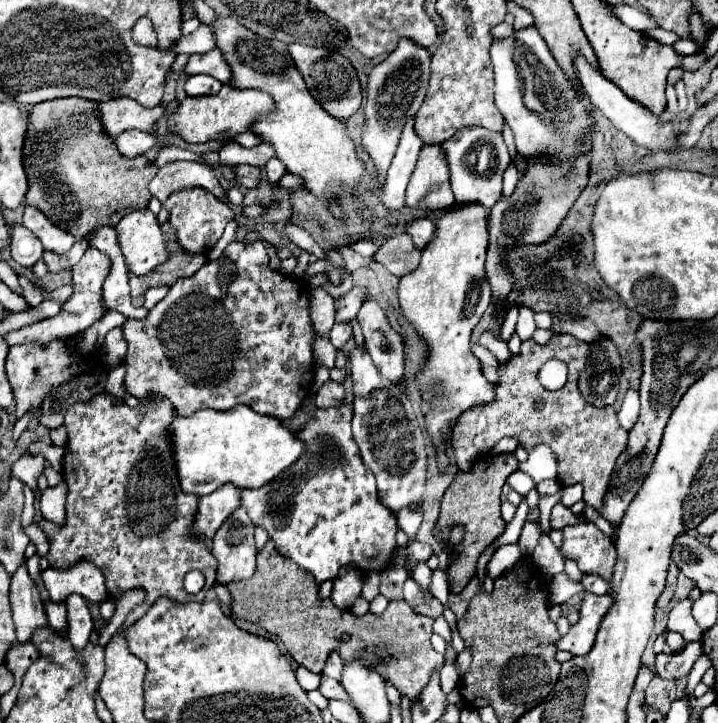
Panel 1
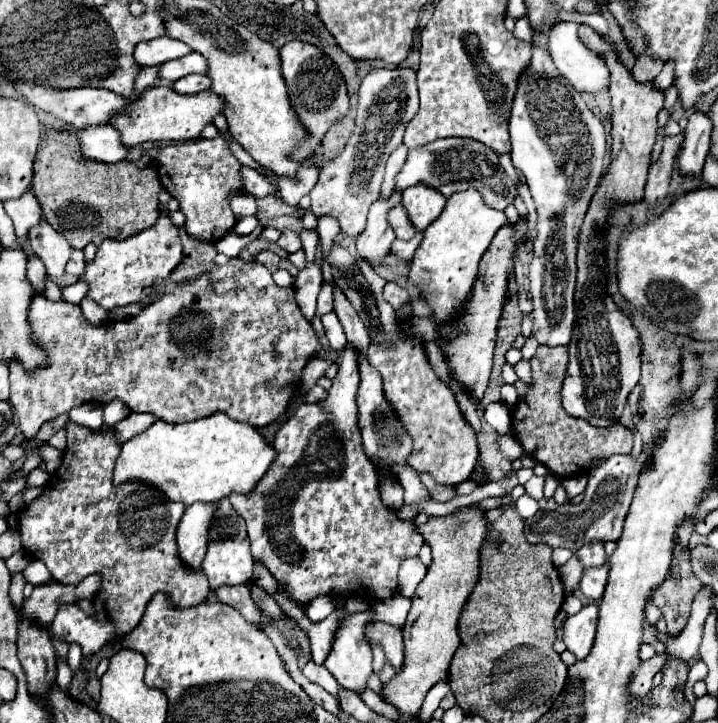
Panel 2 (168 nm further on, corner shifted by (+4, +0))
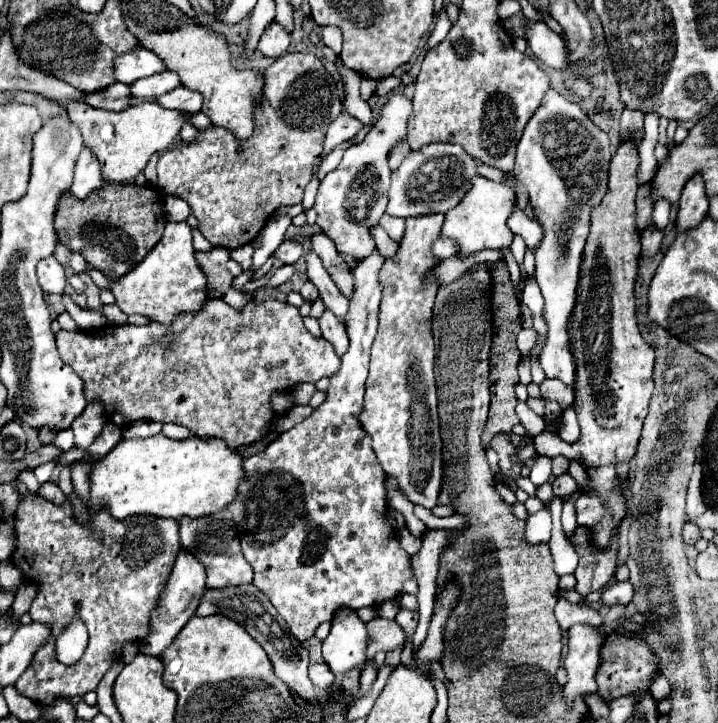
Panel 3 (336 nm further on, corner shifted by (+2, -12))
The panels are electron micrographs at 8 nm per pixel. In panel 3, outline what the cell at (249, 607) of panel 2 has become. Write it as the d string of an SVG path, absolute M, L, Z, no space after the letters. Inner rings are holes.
M239 584L233 588L221 588L221 590L207 588L203 592L203 598L201 598L195 614L197 616L223 614L223 616L231 618L233 622L241 624L269 654L269 660L273 664L277 678L281 682L285 682L289 688L293 688L295 692L299 692L299 696L309 700L313 706L319 704L317 690L307 676L309 652L305 650L303 644L297 644L297 640L293 640L293 634L289 632L289 626L285 624L285 620L281 620L281 616L277 616L277 610L273 608L273 604L269 604L269 600L263 596L263 592L257 592L257 588L253 588L253 584Z

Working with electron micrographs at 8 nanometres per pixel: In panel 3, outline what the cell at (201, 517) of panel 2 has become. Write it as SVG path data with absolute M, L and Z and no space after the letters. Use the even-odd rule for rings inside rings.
M179 552L175 568L173 568L173 572L171 572L171 576L169 576L167 584L163 586L161 596L157 600L157 608L149 616L151 632L147 634L145 640L141 640L139 652L147 654L147 656L161 658L161 652L173 642L173 638L179 634L179 630L195 614L195 608L201 600L203 590L205 590L205 568L201 568L201 564L197 564L197 560L193 560L193 556L189 556L189 552Z

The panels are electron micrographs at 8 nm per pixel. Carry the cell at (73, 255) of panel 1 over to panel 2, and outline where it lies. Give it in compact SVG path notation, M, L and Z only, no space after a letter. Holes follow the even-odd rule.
M73 250L71 258L69 258L67 266L65 266L65 272L79 276L79 272L83 272L83 264L85 264L85 260L83 260L83 250Z

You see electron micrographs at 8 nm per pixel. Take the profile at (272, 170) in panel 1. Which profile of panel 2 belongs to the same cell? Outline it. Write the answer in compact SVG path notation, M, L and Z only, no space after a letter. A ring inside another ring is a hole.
M303 228L301 232L299 232L299 238L301 238L301 242L303 242L303 250L305 250L305 254L307 254L307 264L311 264L311 258L315 256L315 246L317 246L317 234L313 232L313 230L309 230L309 228Z

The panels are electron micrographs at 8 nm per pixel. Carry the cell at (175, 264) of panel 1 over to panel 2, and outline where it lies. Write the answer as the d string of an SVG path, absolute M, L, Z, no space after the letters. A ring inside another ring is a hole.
M193 240L193 250L187 250L183 254L183 260L179 262L179 266L173 270L173 274L177 274L175 284L193 280L197 276L201 276L203 272L209 272L215 268L215 258L217 250L211 242L201 242L201 240Z

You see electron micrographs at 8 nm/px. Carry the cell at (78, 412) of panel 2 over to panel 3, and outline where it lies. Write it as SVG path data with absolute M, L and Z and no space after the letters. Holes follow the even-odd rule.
M69 430L69 432L59 432L57 436L55 436L55 442L53 442L59 450L63 450L63 452L67 452L71 446L73 446L73 432Z

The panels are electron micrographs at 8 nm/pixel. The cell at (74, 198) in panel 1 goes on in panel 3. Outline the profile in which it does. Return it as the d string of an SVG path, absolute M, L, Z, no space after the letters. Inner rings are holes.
M105 184L85 200L73 200L73 196L65 194L57 208L55 228L59 240L71 252L79 252L91 268L101 270L111 280L119 280L161 240L165 224L161 196L153 186Z

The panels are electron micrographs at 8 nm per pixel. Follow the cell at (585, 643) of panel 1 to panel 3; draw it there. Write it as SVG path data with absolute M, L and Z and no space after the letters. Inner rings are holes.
M573 626L569 632L569 652L563 662L567 670L563 698L573 702L597 692L595 672L599 668L599 652L605 638L591 626Z

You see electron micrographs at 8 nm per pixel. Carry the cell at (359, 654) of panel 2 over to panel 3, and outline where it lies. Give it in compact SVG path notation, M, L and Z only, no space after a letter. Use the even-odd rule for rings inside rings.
M339 608L333 614L329 636L323 640L323 660L333 674L363 668L367 662L367 628L353 608Z

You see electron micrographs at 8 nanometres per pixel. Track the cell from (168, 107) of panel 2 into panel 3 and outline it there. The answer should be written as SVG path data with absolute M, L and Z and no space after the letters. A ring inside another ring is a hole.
M69 100L67 116L79 126L83 134L83 146L89 148L101 164L101 176L109 184L125 184L141 174L153 156L153 152L165 152L179 136L179 128L187 122L187 116L161 108L157 102L141 102L121 112L97 110L85 102Z

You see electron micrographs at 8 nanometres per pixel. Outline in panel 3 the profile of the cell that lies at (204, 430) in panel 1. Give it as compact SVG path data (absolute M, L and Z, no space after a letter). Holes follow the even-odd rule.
M163 434L149 436L149 438L129 438L119 440L115 448L101 460L91 464L89 472L89 510L97 512L101 508L109 508L111 516L123 520L135 514L159 516L159 518L173 518L179 520L183 516L201 518L213 512L225 510L227 504L237 496L237 488L241 484L241 464L243 458L225 448L223 440L201 440L201 438L187 438L187 440L171 440Z

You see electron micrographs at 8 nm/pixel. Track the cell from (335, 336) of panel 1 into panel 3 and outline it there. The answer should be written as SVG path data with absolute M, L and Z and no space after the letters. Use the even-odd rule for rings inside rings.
M325 312L321 318L319 318L319 326L321 326L321 332L323 332L323 338L327 342L333 344L335 352L339 356L343 356L349 348L349 338L347 338L347 330L345 330L345 324L333 314L333 312Z

